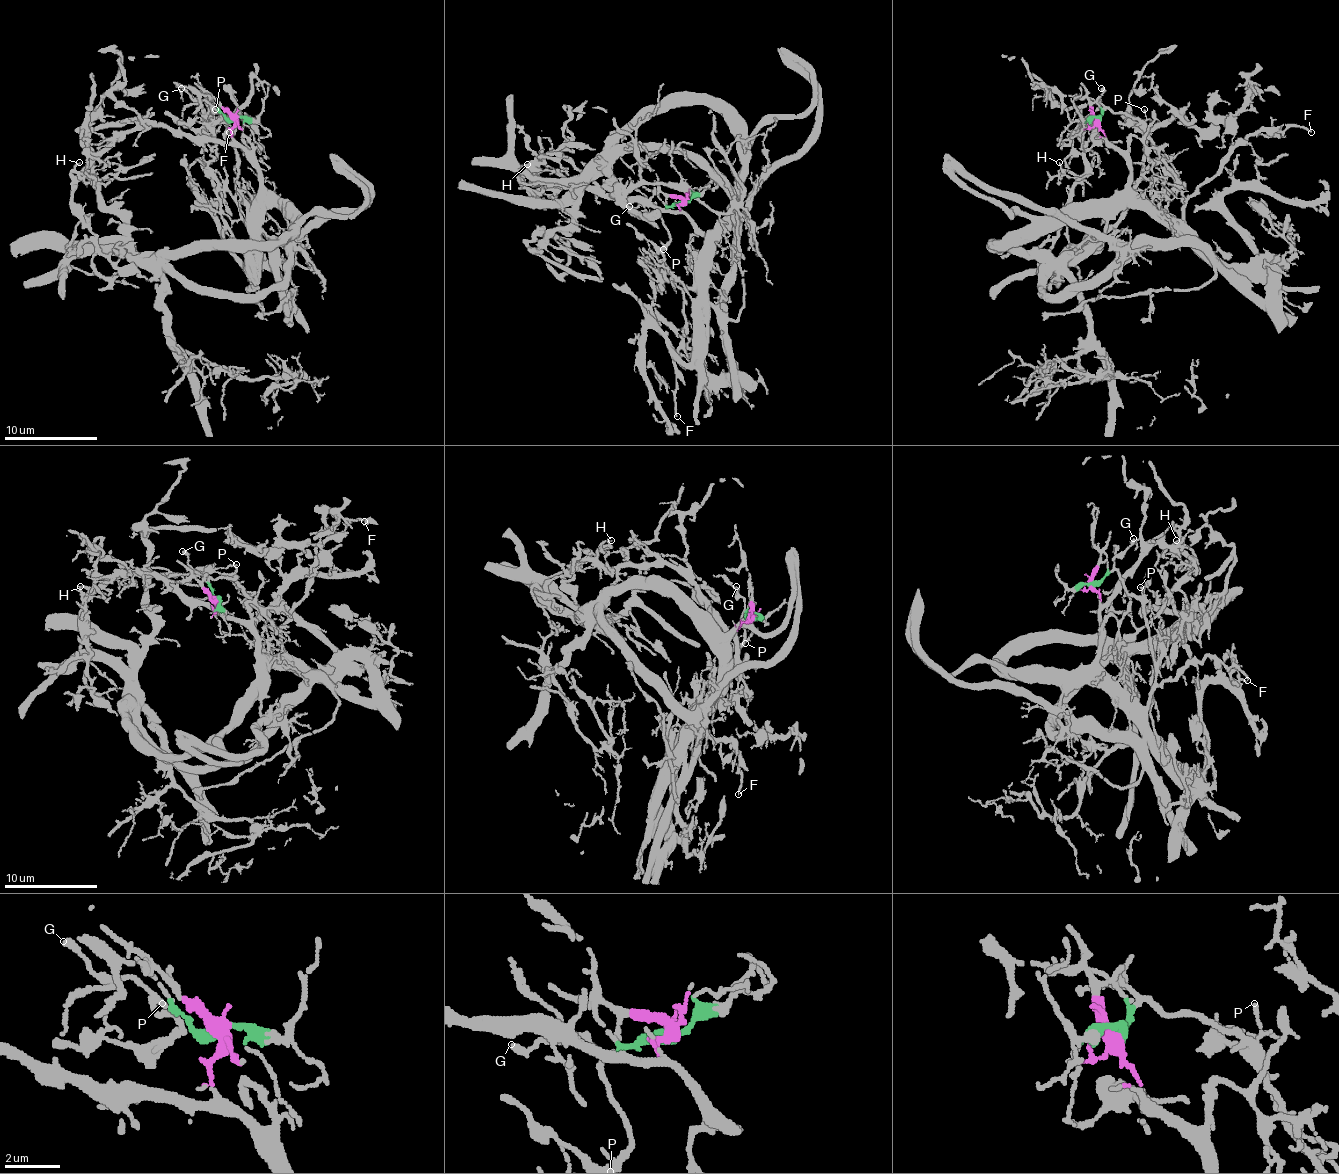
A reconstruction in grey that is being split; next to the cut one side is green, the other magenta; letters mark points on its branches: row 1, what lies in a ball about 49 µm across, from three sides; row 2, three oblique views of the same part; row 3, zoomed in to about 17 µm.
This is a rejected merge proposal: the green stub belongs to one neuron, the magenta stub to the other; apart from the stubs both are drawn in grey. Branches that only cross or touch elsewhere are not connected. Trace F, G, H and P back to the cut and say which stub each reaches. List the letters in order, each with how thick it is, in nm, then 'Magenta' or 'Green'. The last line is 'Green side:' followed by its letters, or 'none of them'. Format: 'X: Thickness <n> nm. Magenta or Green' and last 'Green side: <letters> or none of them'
F: Thickness 160 nm. Green
G: Thickness 240 nm. Green
H: Thickness 140 nm. Magenta
P: Thickness 90 nm. Green
Green side: F, G, P

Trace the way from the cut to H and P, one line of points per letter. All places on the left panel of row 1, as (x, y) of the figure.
H: (234, 120), (230, 143), (137, 127), (88, 157), (83, 173), (74, 168), (79, 162)
P: (234, 120), (213, 108), (220, 115), (216, 122), (216, 108)

